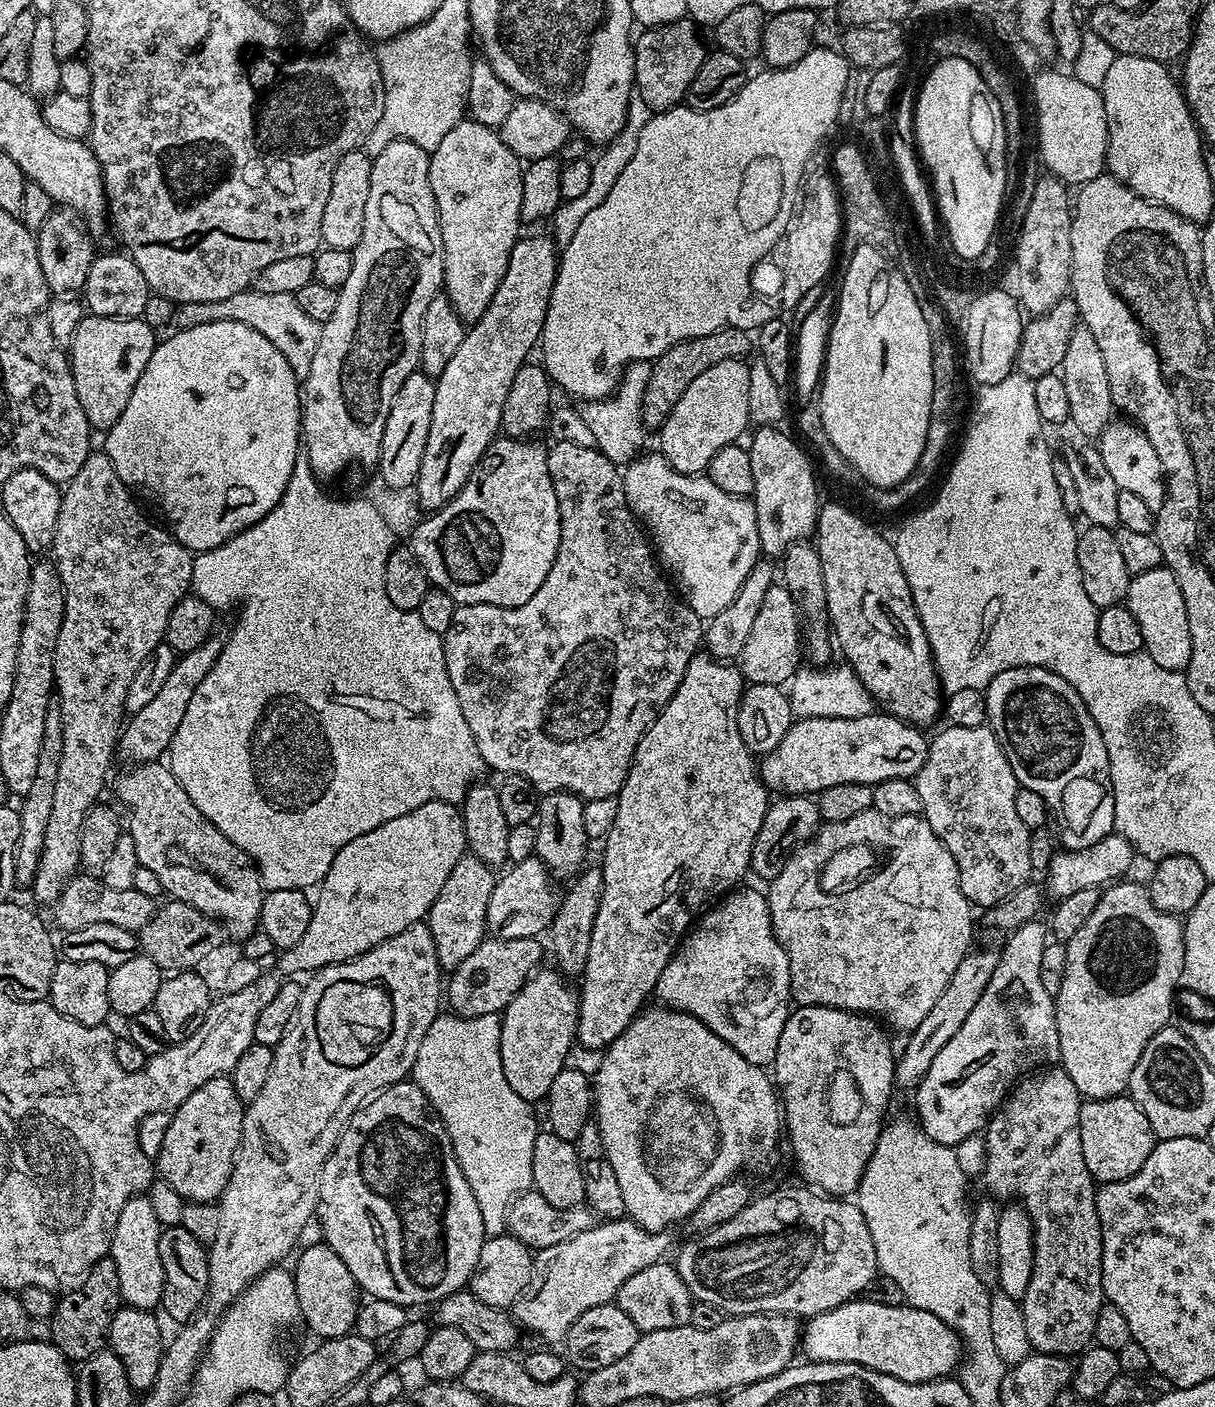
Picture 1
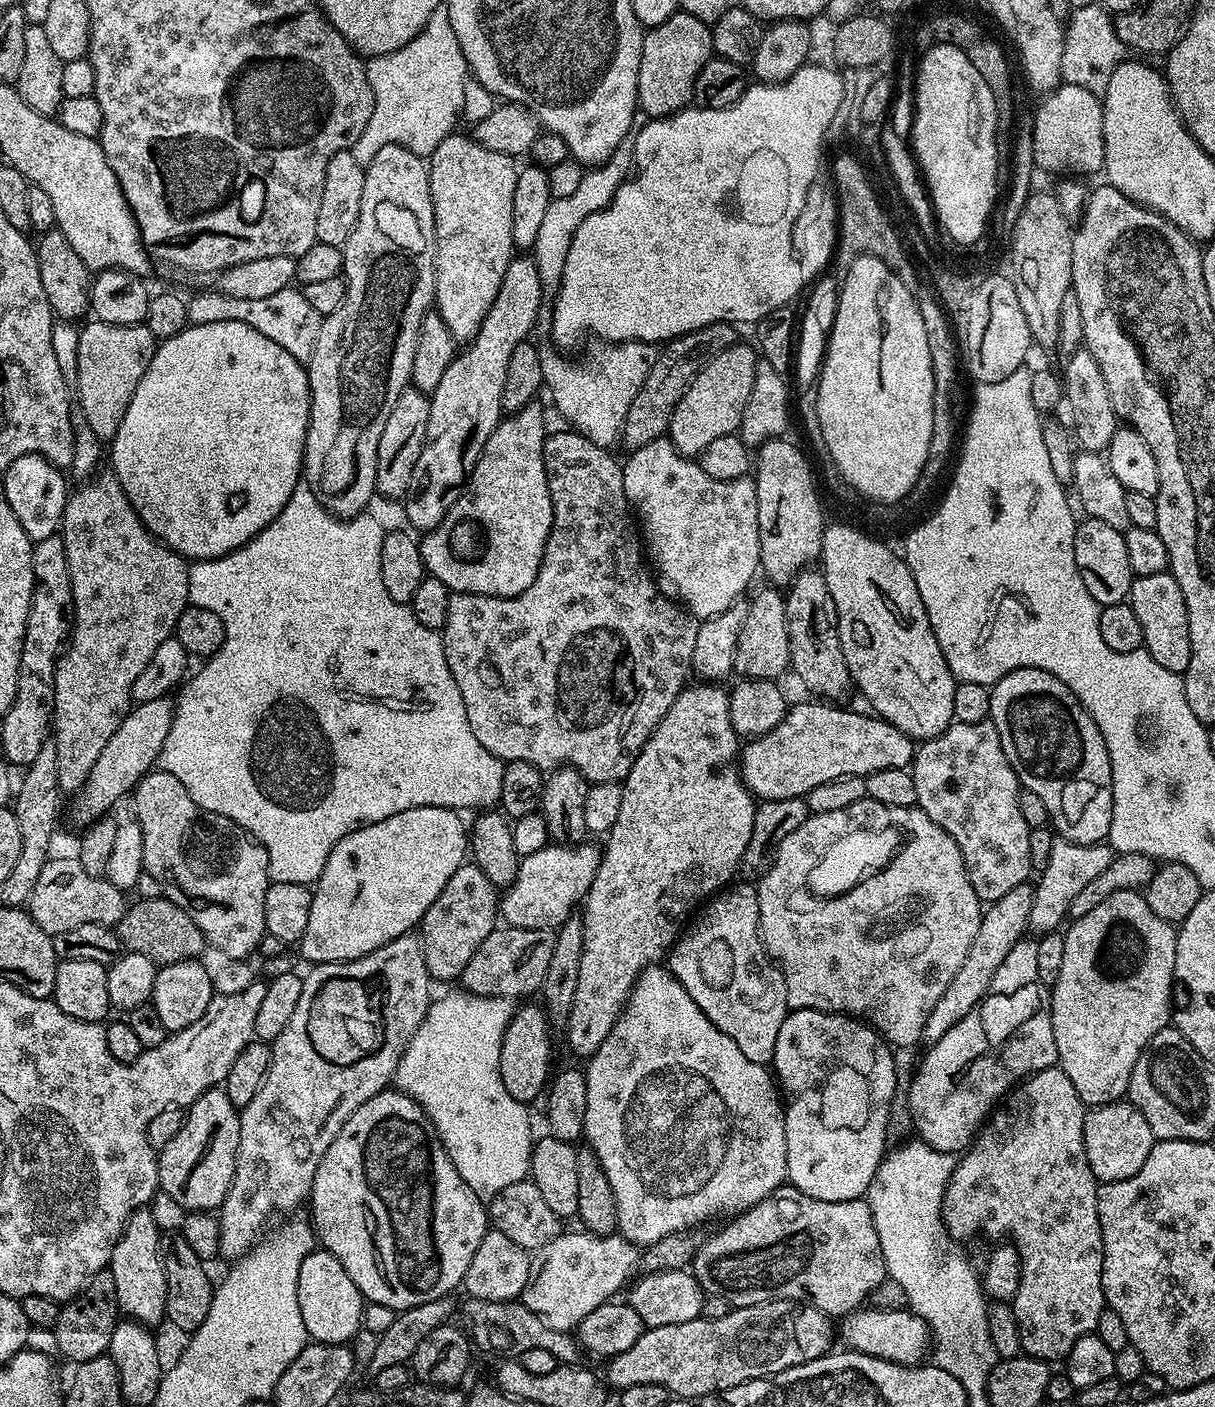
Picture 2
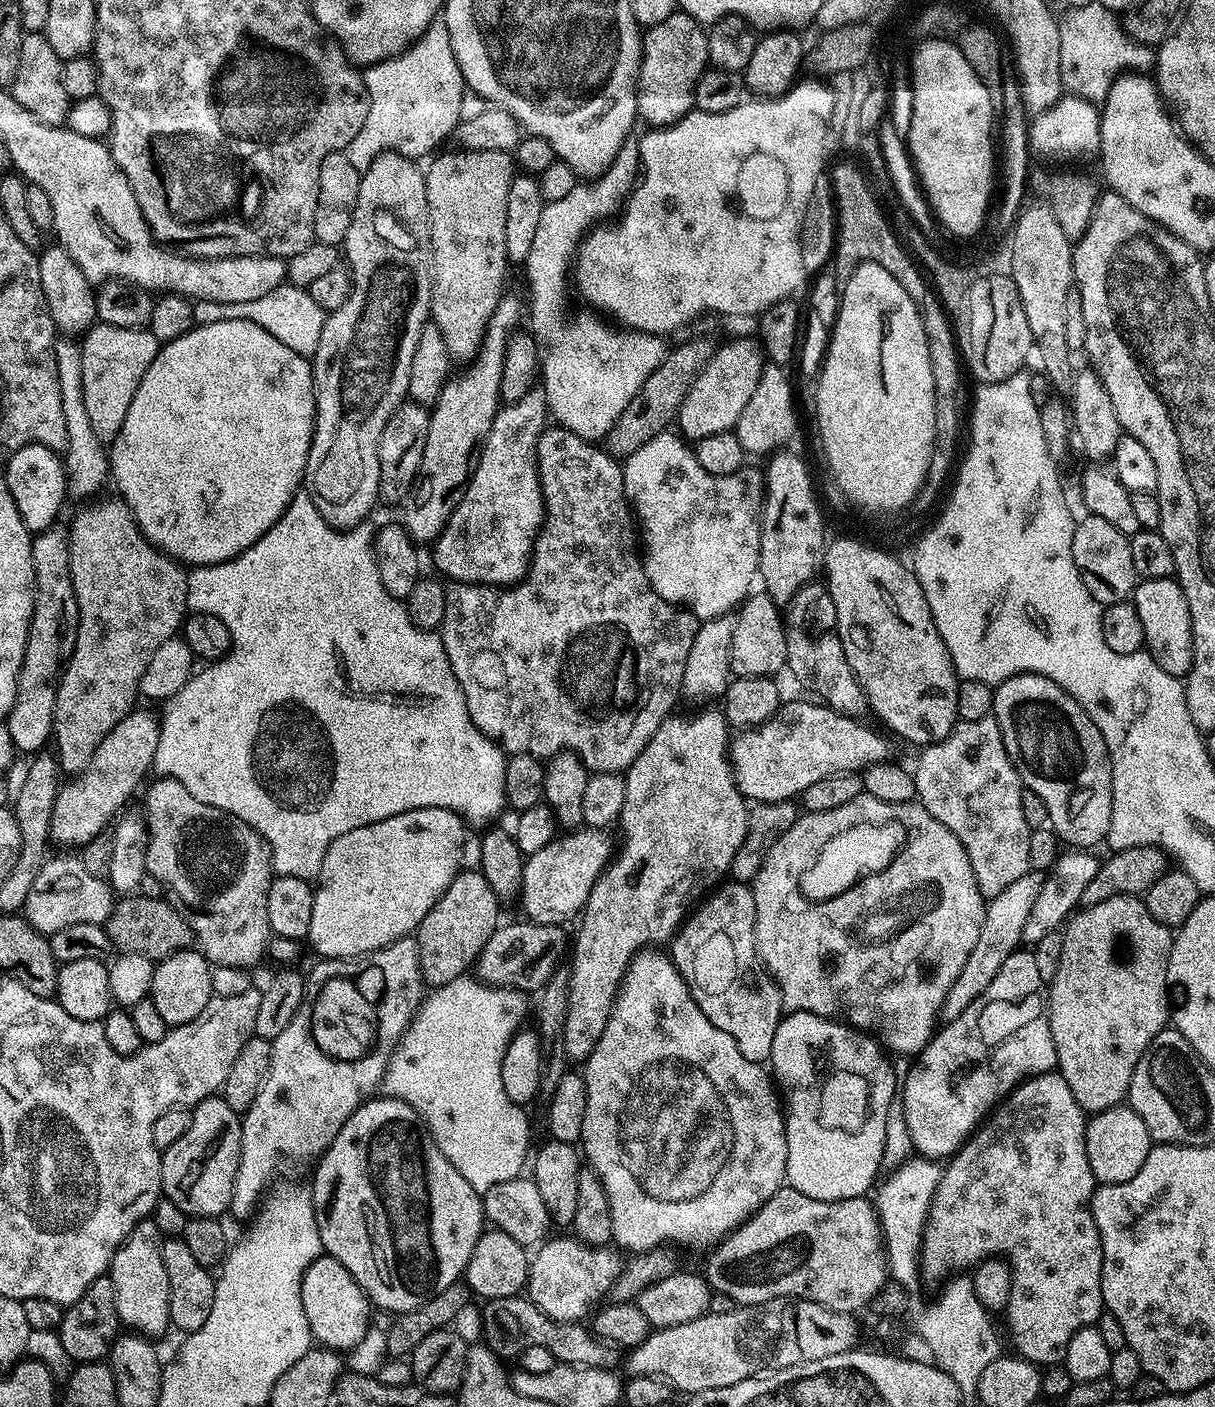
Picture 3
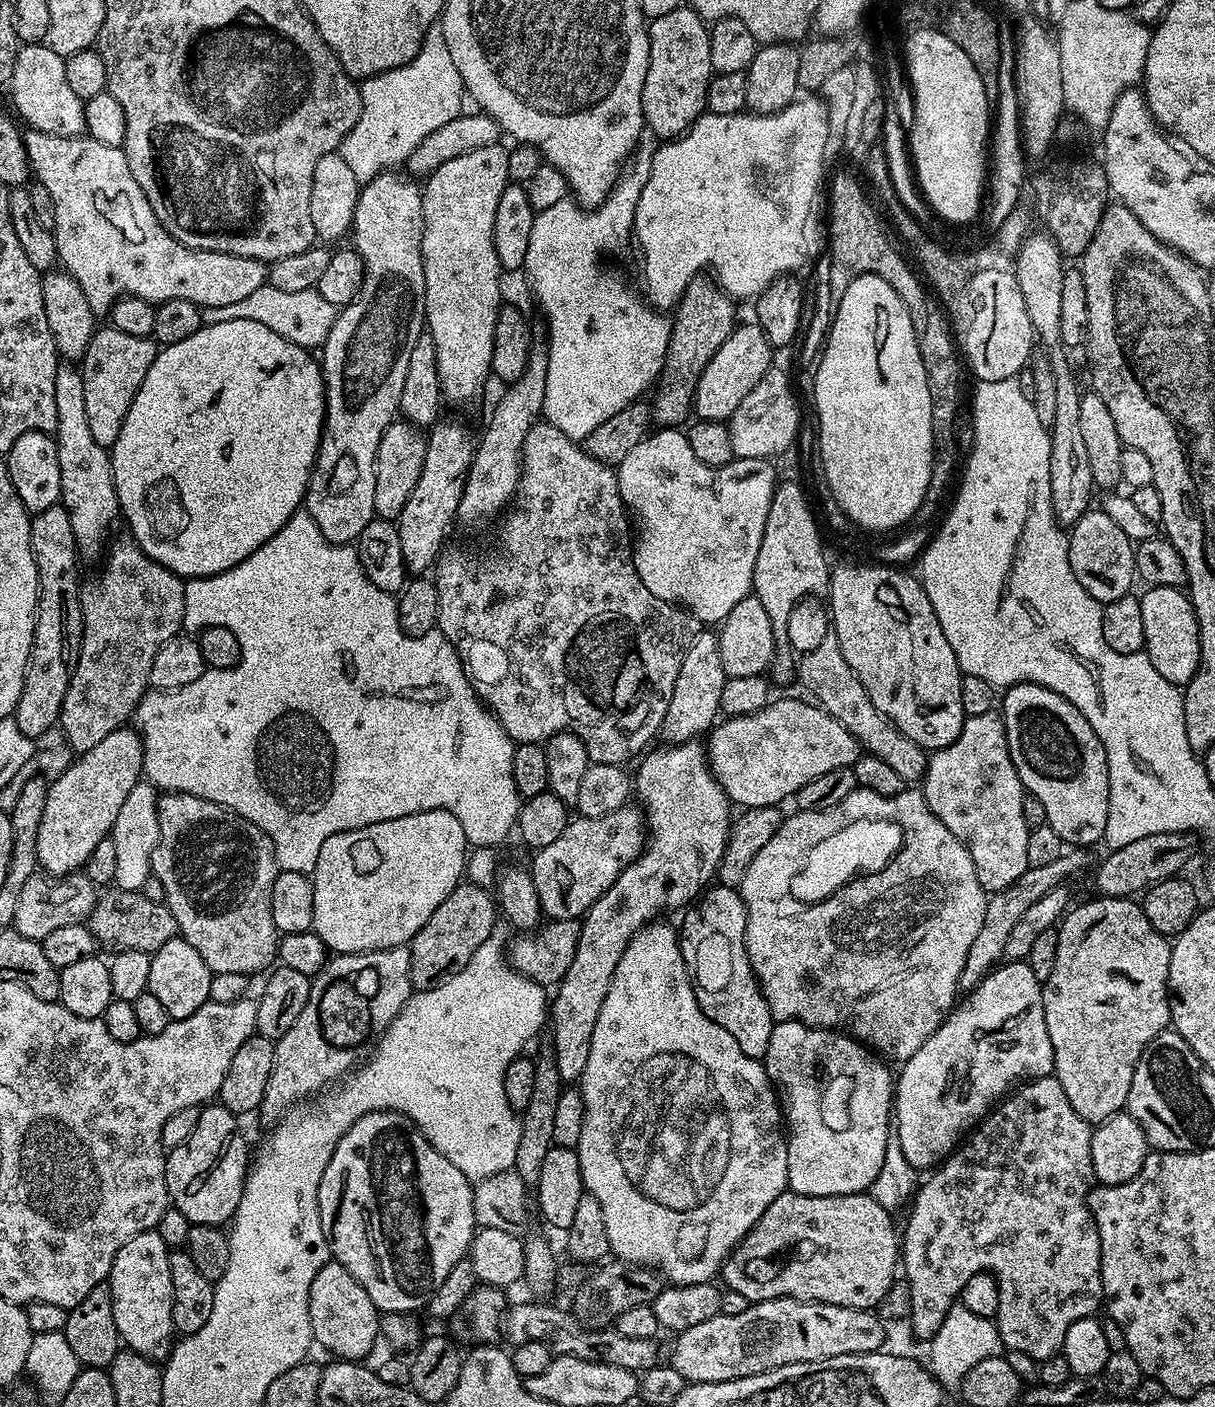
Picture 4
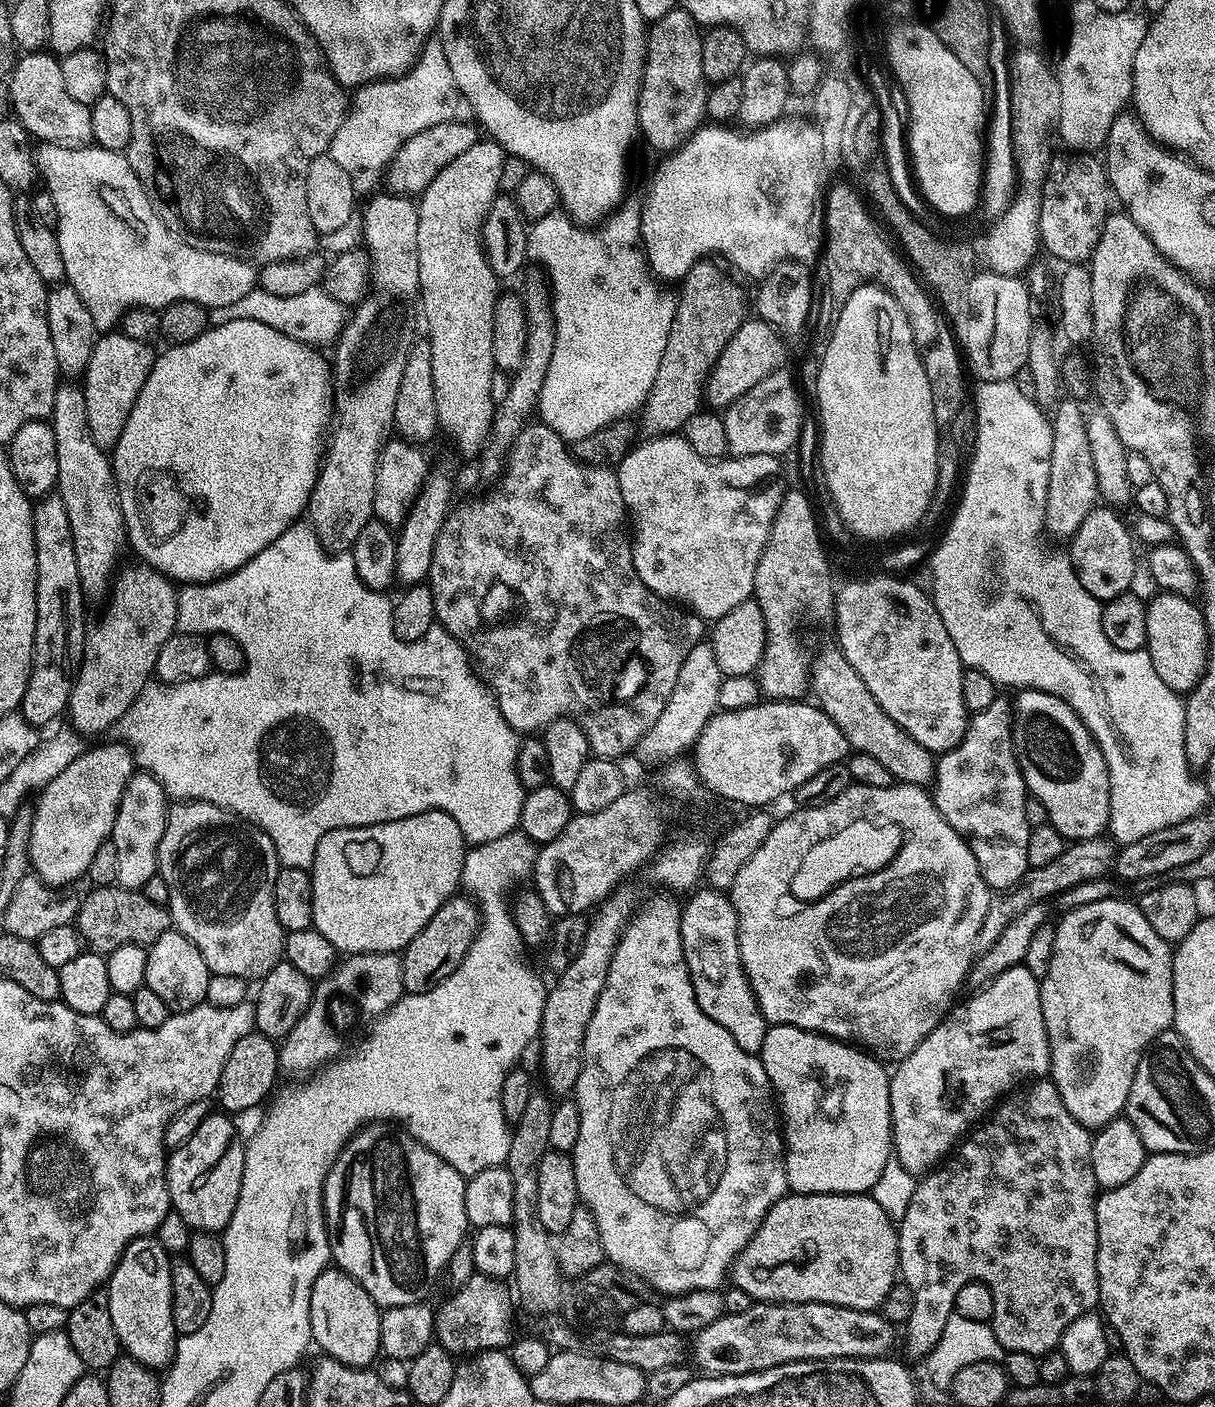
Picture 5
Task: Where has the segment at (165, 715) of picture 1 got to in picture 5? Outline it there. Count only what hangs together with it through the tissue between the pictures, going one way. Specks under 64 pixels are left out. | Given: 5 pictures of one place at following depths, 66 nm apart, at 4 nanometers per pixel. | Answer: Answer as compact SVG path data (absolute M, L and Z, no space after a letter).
M115 742L116 744L104 744L101 748L92 748L81 751L78 758L74 758L74 762L70 762L70 766L66 766L66 770L62 770L62 774L58 774L58 778L51 780L45 788L39 789L38 795L35 797L34 811L32 814L32 825L30 826L30 838L28 839L28 862L31 871L39 876L41 880L45 880L53 886L72 886L79 876L83 877L87 873L90 862L94 859L94 853L98 850L98 846L102 846L102 842L110 839L112 831L114 830L114 818L118 814L118 806L122 794L128 785L128 779L132 776L134 771L134 761L132 758L132 751L127 744L123 742Z

